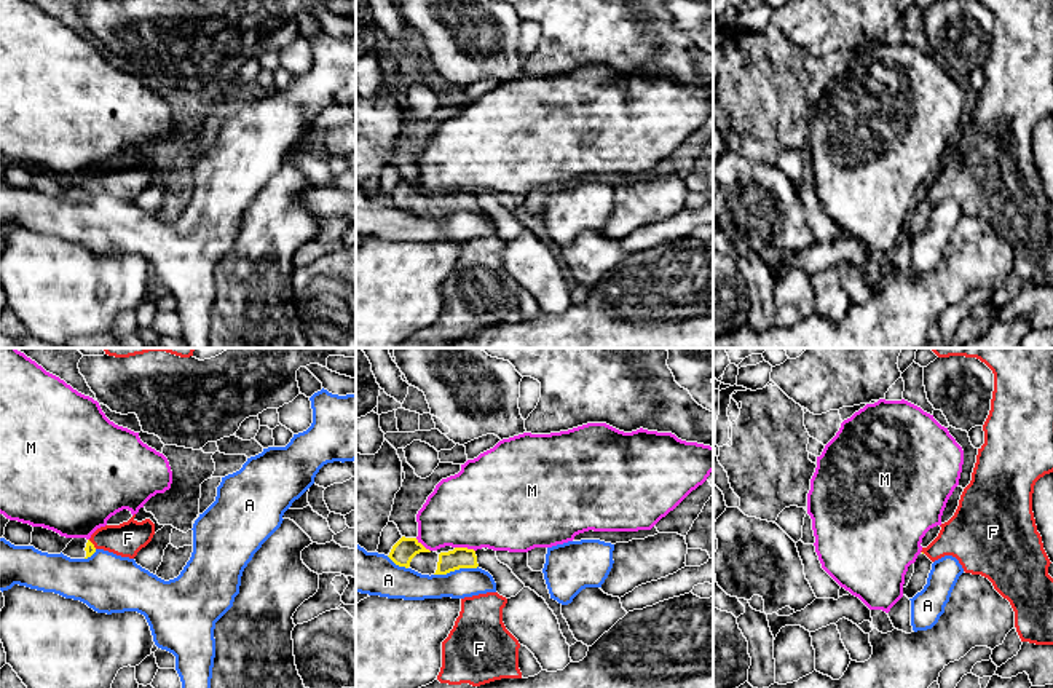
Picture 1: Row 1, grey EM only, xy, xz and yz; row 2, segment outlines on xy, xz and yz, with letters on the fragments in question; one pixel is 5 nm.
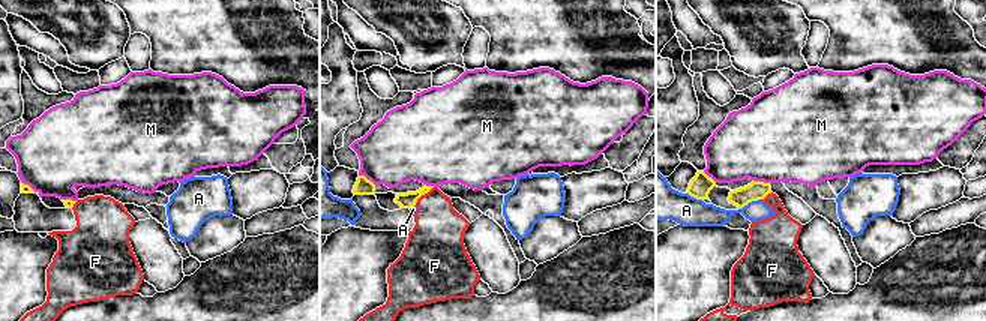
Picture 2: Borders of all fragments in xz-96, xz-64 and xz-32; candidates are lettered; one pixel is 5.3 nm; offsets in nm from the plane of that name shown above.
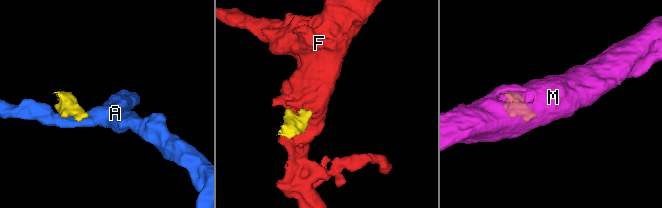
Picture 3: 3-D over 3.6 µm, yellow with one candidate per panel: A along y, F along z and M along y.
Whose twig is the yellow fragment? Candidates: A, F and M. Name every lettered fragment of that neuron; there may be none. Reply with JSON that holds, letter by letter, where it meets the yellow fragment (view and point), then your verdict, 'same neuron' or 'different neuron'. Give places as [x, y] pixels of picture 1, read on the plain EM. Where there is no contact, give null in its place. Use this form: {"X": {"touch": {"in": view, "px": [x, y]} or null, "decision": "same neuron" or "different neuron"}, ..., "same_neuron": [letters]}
{"A": {"touch": {"in": "xz", "px": [455, 211]}, "decision": "different neuron"}, "F": {"touch": {"in": "xy", "px": [93, 187]}, "decision": "same neuron"}, "M": {"touch": {"in": "xz", "px": [465, 190]}, "decision": "different neuron"}, "same_neuron": ["F"]}

